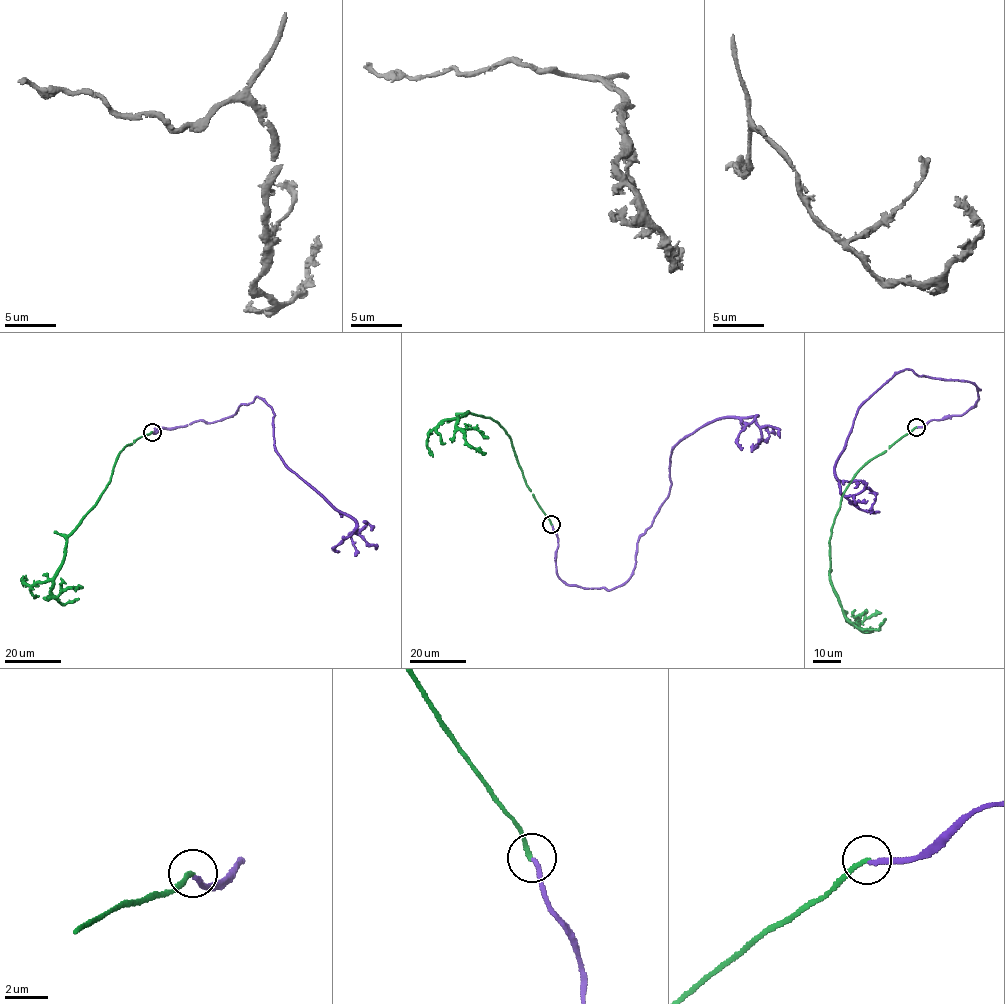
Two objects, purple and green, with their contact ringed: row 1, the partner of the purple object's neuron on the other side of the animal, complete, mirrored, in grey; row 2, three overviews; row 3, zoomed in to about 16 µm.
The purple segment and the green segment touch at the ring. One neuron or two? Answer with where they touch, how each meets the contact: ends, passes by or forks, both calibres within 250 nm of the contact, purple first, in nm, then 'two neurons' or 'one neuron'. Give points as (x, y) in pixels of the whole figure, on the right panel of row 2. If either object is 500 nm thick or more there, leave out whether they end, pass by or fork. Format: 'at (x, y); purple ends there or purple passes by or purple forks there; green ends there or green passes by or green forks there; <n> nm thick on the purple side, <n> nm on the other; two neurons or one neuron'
at (916, 427); purple ends there; green ends there; 220 nm thick on the purple side, 240 nm on the other; two neurons

